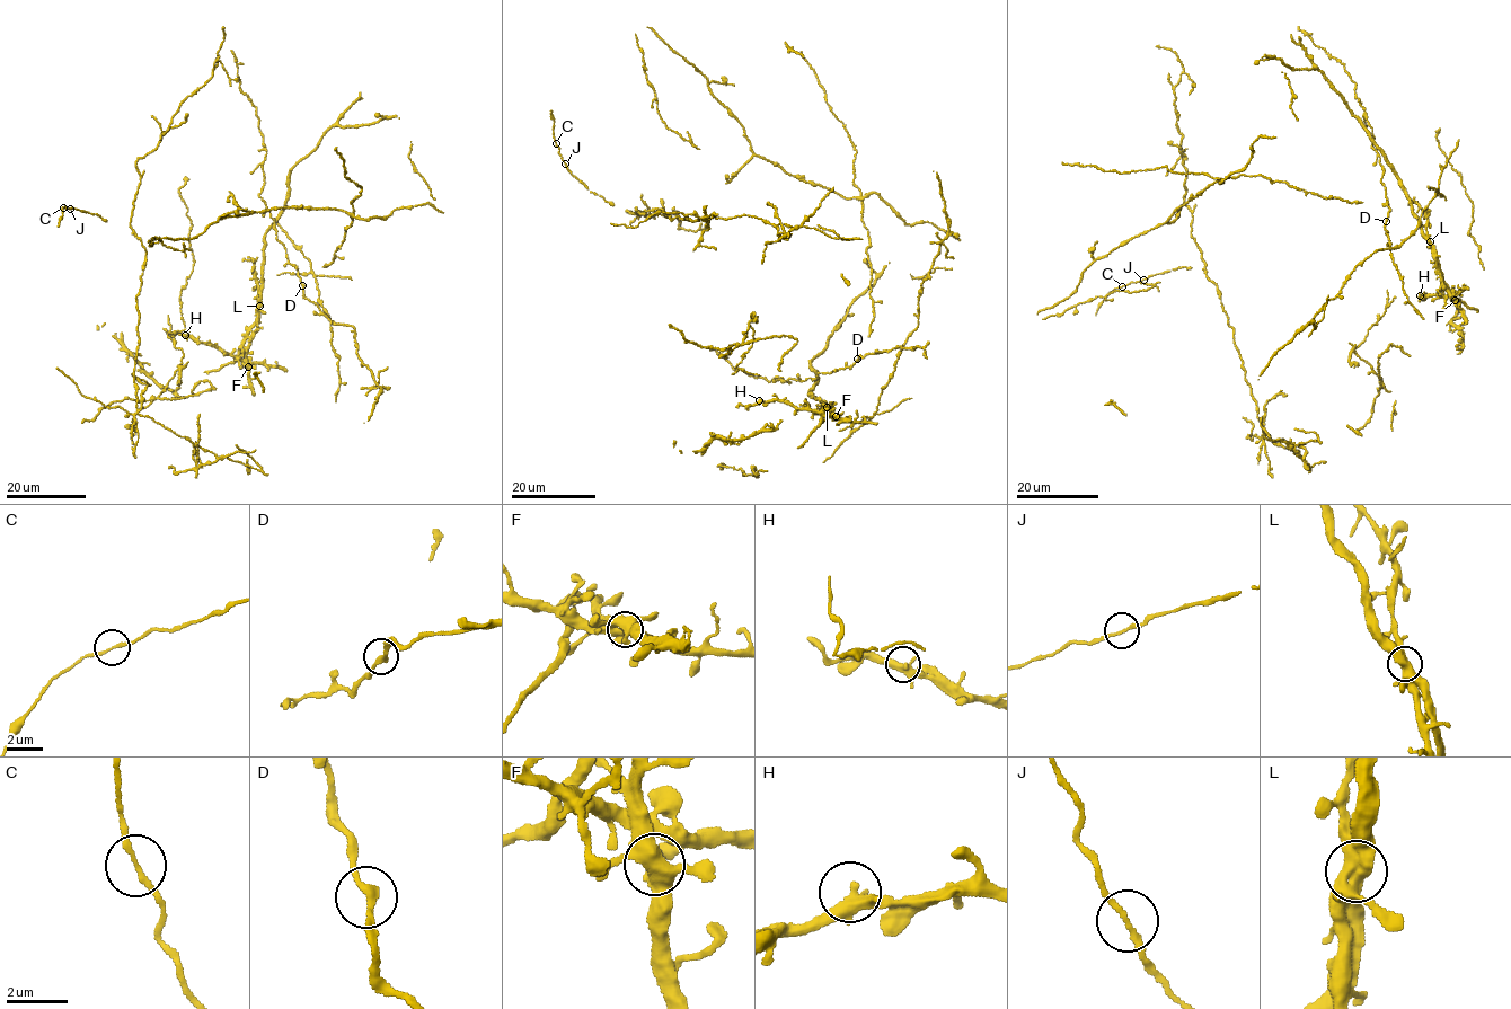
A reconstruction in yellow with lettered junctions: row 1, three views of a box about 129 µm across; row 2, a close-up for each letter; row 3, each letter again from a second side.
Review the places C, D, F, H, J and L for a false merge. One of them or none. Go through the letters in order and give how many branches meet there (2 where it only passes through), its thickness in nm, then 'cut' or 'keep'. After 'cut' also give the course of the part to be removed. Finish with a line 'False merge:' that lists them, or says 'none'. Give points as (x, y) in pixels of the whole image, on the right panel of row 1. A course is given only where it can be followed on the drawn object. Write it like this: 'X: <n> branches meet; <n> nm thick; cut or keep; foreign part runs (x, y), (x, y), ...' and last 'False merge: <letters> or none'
C: 2 branches meet; 160 nm thick; keep
D: 2 branches meet; 240 nm thick; keep
F: 4 branches meet; 480 nm thick; keep
H: 3 branches meet; 360 nm thick; keep
J: 2 branches meet; 180 nm thick; keep
L: 4 branches meet; 500 nm thick; cut
False merge: L

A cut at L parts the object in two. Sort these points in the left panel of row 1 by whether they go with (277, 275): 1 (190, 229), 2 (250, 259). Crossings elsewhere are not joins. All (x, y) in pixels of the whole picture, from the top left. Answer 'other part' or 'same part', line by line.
1: other part
2: other part

